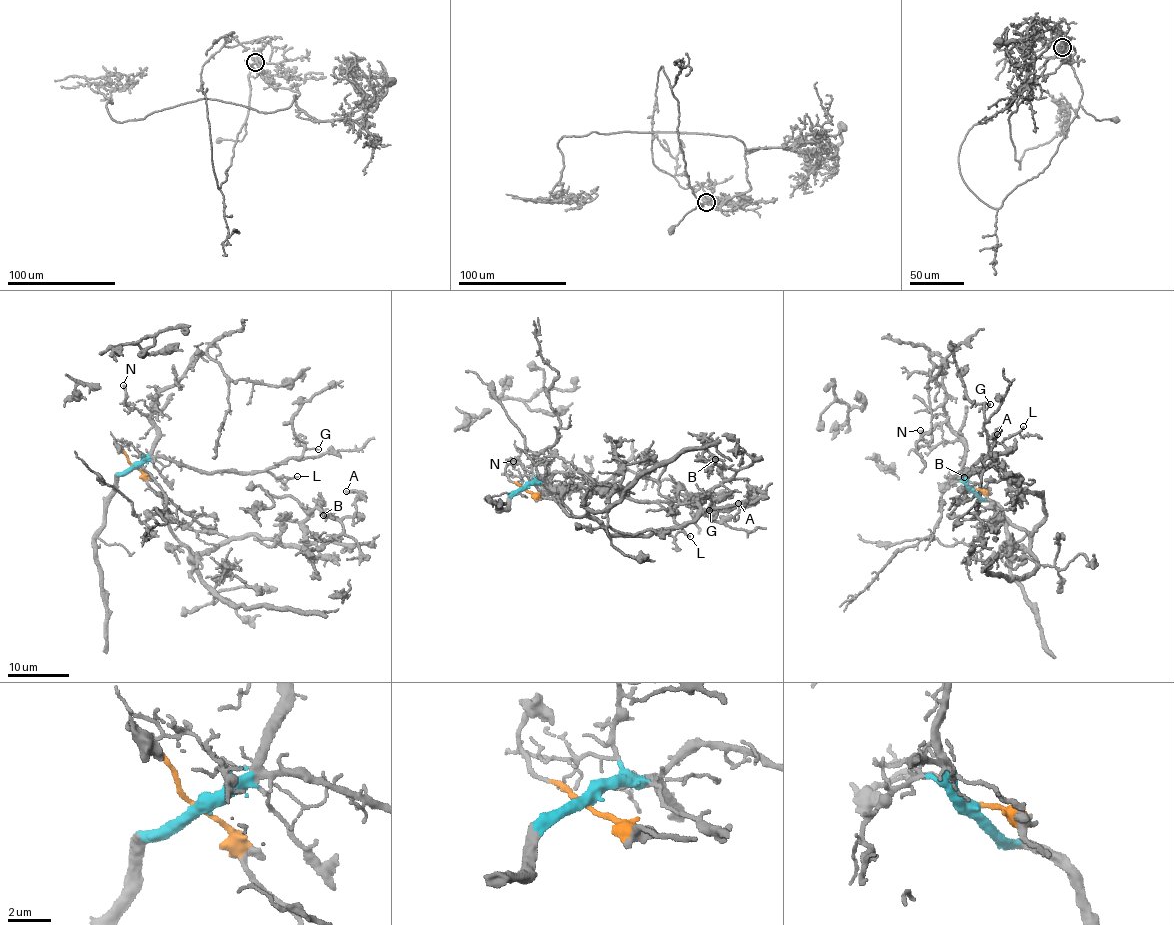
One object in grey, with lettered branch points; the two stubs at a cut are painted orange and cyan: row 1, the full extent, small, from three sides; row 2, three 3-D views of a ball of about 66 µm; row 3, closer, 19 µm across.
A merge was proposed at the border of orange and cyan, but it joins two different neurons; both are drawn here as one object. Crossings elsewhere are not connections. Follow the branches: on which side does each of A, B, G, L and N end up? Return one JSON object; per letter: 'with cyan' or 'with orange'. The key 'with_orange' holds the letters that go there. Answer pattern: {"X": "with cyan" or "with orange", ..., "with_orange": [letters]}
{"A": "with orange", "B": "with orange", "G": "with cyan", "L": "with cyan", "N": "with cyan", "with_orange": ["A", "B"]}

